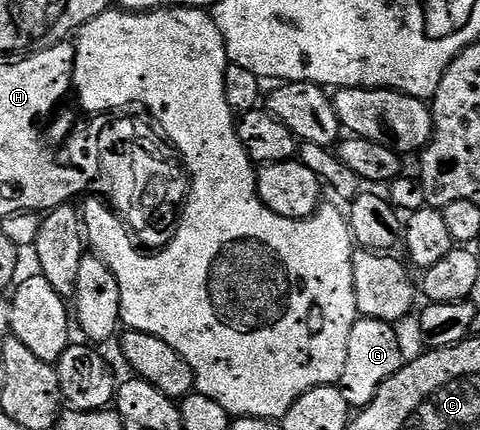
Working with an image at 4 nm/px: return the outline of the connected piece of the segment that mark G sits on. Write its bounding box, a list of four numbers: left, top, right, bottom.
[337,317,402,411]

